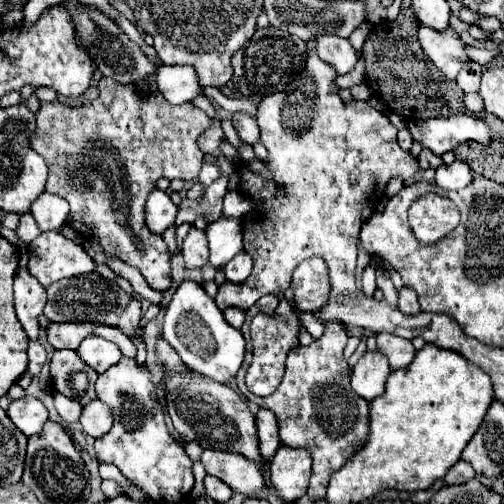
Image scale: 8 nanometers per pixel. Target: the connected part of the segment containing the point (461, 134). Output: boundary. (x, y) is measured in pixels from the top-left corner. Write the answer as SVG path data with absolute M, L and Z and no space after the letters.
M467 114L421 120L411 124L409 130L415 140L419 140L425 148L429 148L437 156L469 140L487 144L493 138L489 126L483 120Z

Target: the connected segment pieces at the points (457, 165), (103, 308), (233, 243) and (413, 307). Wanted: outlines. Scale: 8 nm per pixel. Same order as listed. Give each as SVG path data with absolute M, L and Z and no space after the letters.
M455 160L451 166L441 164L435 172L435 184L441 186L443 190L461 190L473 180L471 168L467 162Z
M97 272L63 278L47 288L47 306L43 312L51 322L101 322L117 326L127 334L133 334L141 322L141 304L127 296L123 288L109 282Z
M219 218L205 230L209 238L209 264L213 268L223 268L233 256L243 248L241 240L241 220L239 218Z
M403 288L399 292L399 310L407 316L413 316L413 314L419 314L421 312L421 306L419 306L419 300L417 300L417 294L411 290L411 288Z

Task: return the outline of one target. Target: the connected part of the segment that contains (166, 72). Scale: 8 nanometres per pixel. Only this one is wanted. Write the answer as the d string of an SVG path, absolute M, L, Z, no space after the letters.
M161 64L155 72L157 90L171 104L185 104L199 96L201 86L197 84L197 76L189 66L167 66Z

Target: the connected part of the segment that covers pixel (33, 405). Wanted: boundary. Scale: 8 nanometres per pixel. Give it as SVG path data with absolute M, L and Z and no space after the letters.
M23 396L9 404L7 416L13 420L13 424L25 436L31 436L31 434L41 432L45 420L47 420L47 408L41 400L33 398L33 396Z

